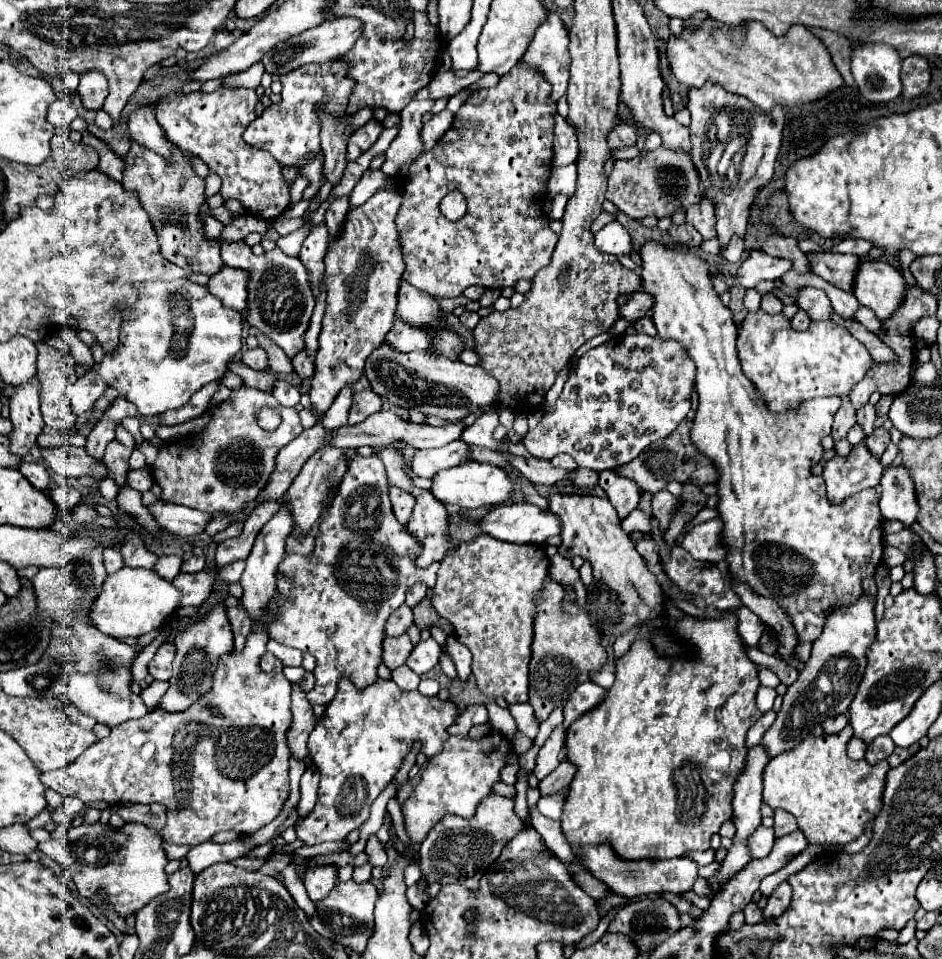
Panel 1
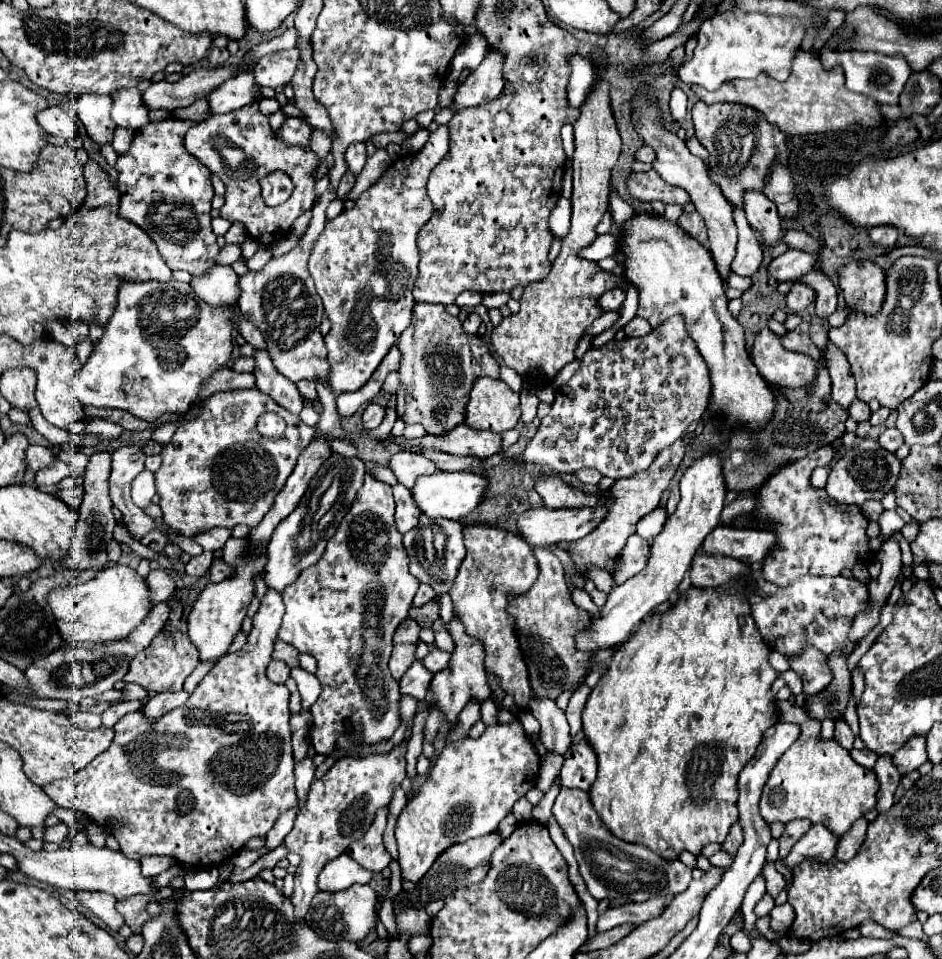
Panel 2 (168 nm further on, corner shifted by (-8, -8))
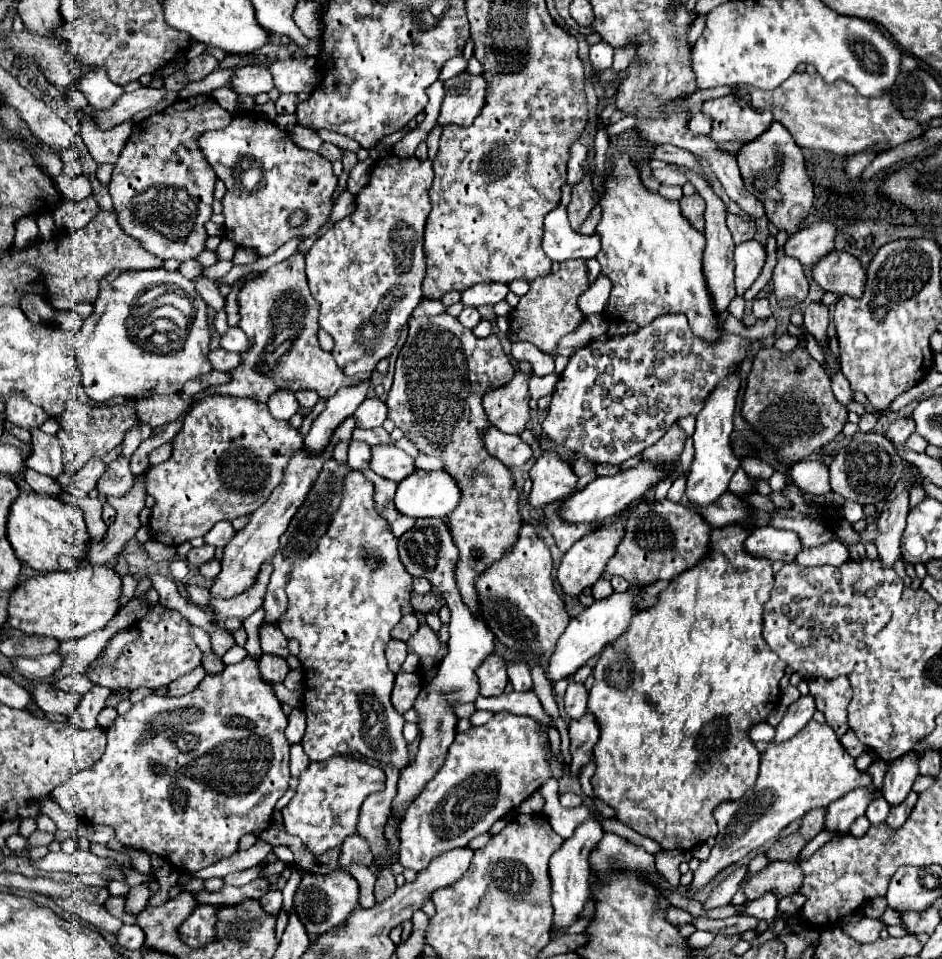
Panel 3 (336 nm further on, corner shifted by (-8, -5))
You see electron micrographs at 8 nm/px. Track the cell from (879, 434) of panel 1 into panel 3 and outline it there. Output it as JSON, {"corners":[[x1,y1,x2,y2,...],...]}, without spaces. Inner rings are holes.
{"corners":[[908,416,908,418,898,418,890,424,888,432,886,432,886,438,894,444,894,446,900,446,908,440,908,436,914,432,914,420]]}

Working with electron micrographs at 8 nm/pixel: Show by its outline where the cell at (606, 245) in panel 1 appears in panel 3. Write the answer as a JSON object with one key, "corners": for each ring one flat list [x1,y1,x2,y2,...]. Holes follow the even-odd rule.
{"corners":[[554,208,544,220,544,242,542,248,552,262,566,262,574,258,594,258,600,250,598,236,576,234,566,218,566,208]]}

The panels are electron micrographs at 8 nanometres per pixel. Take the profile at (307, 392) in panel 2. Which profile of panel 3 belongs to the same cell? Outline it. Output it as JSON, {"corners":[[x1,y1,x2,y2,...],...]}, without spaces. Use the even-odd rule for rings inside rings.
{"corners":[[302,390,296,394,296,400,302,408,314,408,318,402,318,394,314,394,312,390]]}

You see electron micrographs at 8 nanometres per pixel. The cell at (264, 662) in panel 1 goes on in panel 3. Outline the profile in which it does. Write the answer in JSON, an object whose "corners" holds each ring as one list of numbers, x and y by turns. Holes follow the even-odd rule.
{"corners":[[262,654,258,668,260,668,260,674,266,682,282,682,290,670,286,660,278,658,274,654]]}

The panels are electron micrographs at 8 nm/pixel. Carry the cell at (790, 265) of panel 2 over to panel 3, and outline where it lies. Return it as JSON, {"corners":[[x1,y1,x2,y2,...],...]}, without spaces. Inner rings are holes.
{"corners":[[814,222,812,226,794,232,788,238,784,252,800,260,804,266,812,266,818,258,834,250,834,238,836,226,832,222]]}

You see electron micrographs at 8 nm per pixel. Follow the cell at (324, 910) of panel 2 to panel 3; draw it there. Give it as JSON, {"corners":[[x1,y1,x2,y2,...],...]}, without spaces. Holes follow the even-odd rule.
{"corners":[[334,870,330,874,304,874,294,894,294,910,298,912,310,938,340,926,356,906,358,906,358,882,346,870],[306,902,310,904,308,908]]}

